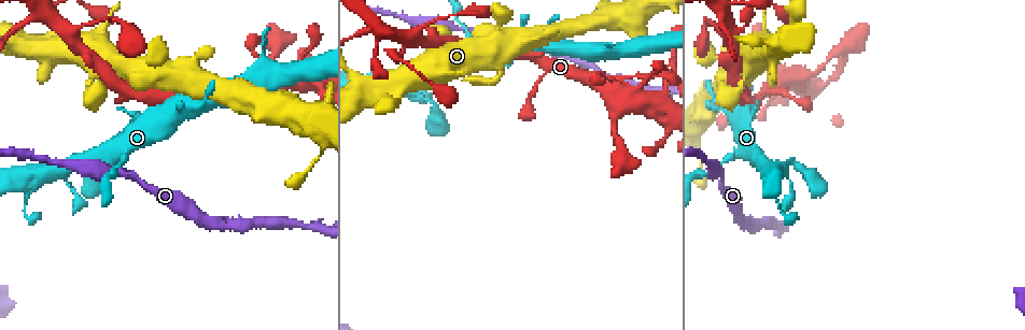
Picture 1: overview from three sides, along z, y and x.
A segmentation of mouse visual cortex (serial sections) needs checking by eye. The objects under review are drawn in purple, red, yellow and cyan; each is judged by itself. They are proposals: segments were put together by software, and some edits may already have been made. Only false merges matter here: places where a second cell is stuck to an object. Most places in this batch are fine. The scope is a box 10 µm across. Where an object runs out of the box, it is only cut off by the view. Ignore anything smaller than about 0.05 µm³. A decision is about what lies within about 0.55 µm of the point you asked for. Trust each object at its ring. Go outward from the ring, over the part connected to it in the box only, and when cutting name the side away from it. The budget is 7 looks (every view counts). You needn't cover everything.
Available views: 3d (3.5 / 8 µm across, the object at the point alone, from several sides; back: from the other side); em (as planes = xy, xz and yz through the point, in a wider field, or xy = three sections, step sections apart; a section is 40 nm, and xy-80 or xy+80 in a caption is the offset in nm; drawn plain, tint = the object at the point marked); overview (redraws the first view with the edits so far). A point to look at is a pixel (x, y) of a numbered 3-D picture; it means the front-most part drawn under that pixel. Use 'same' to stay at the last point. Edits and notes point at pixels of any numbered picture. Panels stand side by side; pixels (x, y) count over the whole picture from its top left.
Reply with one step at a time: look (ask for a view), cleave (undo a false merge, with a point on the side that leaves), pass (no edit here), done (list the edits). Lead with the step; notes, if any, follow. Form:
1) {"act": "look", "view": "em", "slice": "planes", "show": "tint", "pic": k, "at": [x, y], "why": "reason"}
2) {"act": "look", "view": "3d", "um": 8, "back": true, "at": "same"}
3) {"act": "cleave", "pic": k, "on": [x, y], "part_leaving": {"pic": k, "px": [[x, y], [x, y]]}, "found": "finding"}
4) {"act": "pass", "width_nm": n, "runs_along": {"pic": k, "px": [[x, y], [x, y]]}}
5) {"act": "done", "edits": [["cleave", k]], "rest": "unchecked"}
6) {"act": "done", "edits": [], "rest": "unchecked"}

{"act": "look", "view": "3d", "um": 3.5, "pic": 1, "at": [29, 176]}

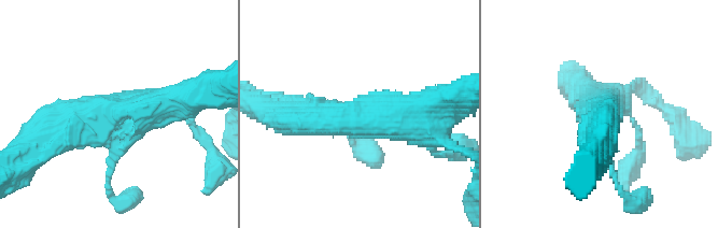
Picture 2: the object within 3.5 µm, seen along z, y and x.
{"act": "look", "view": "em", "slice": "xy", "step": 1, "show": "tint", "pic": 2, "at": [114, 119], "why": "shape alone is not enough"}

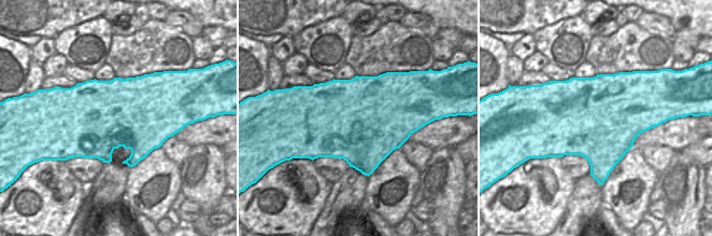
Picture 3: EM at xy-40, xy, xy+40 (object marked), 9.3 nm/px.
{"act": "pass", "runs_along": {"pic": 2, "px": [[182, 102], [99, 112], [53, 139]]}, "found": "one cell here"}

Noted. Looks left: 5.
{"act": "look", "view": "3d", "um": 3.5, "pic": 1, "at": [498, 38], "why": "thick turns thin"}

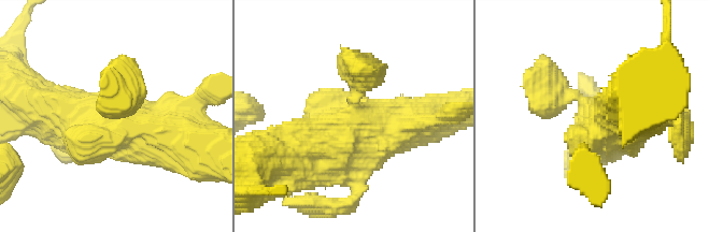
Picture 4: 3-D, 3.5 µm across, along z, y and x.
{"act": "look", "view": "em", "slice": "xy", "step": 2, "show": "tint", "pic": 4, "at": [588, 110], "why": "now the EM"}

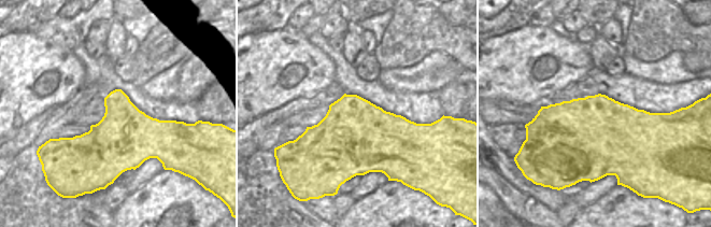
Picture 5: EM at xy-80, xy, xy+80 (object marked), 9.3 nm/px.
{"act": "pass", "runs_along": {"pic": 4, "px": [[293, 158], [421, 119]]}, "found": "all the same cell"}

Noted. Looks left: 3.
{"act": "look", "view": "3d", "um": 3.5, "pic": 1, "at": [415, 42], "why": "thin arm on a thick one"}

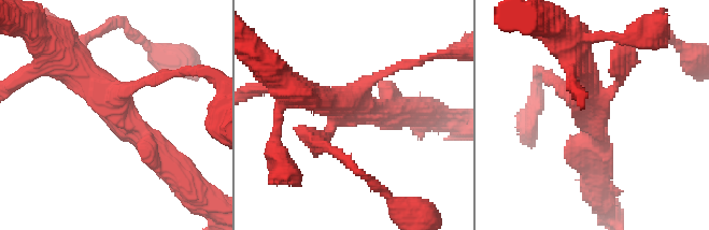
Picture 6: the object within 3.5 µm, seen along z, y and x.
{"act": "look", "view": "em", "slice": "planes", "show": "plain", "pic": 6, "at": [119, 119], "why": "need the tissue"}

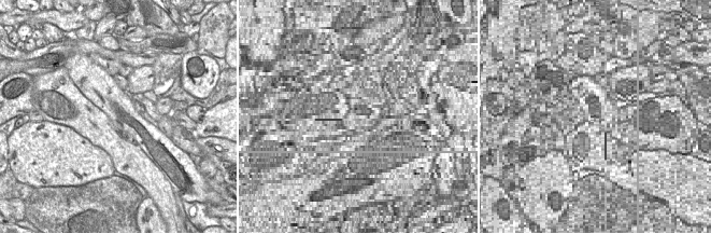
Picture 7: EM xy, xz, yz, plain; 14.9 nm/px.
{"act": "look", "view": "em", "slice": "planes", "show": "tint", "at": "same", "why": "with the object marked"}

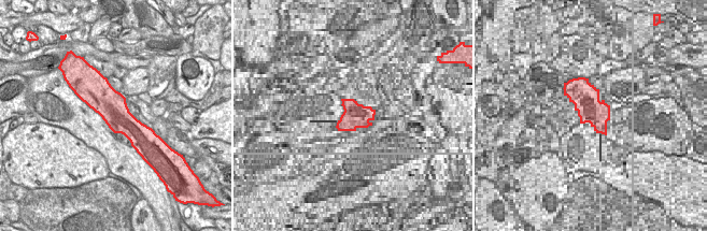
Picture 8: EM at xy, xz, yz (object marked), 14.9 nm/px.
{"act": "pass", "arm_widths_nm": [150, 200, 400, 400], "runs_along": {"pic": 6, "px": [[174, 170], [71, 65]]}, "found": "all the same cell"}

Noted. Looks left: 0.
{"act": "done", "edits": [], "rest": "unchecked"}

